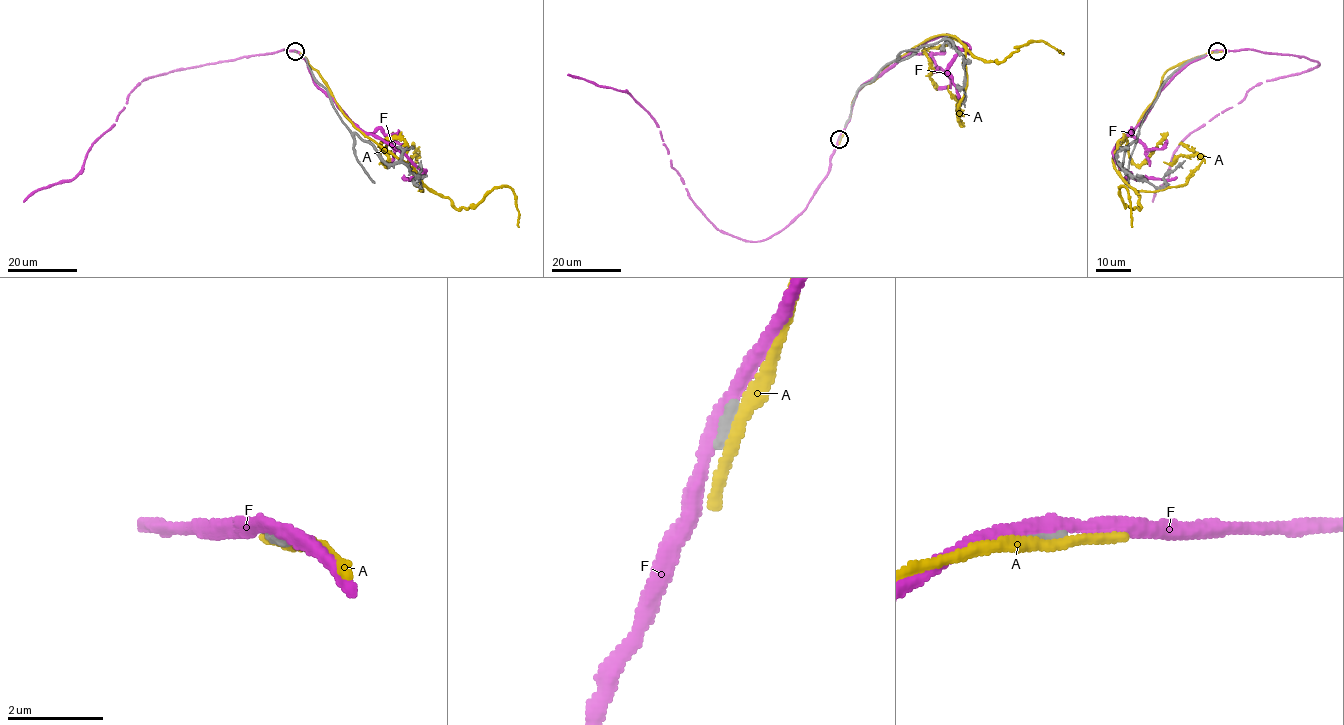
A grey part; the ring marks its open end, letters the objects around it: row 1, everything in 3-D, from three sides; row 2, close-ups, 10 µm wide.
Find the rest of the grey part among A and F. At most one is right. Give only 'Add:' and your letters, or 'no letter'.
Add: no letter

